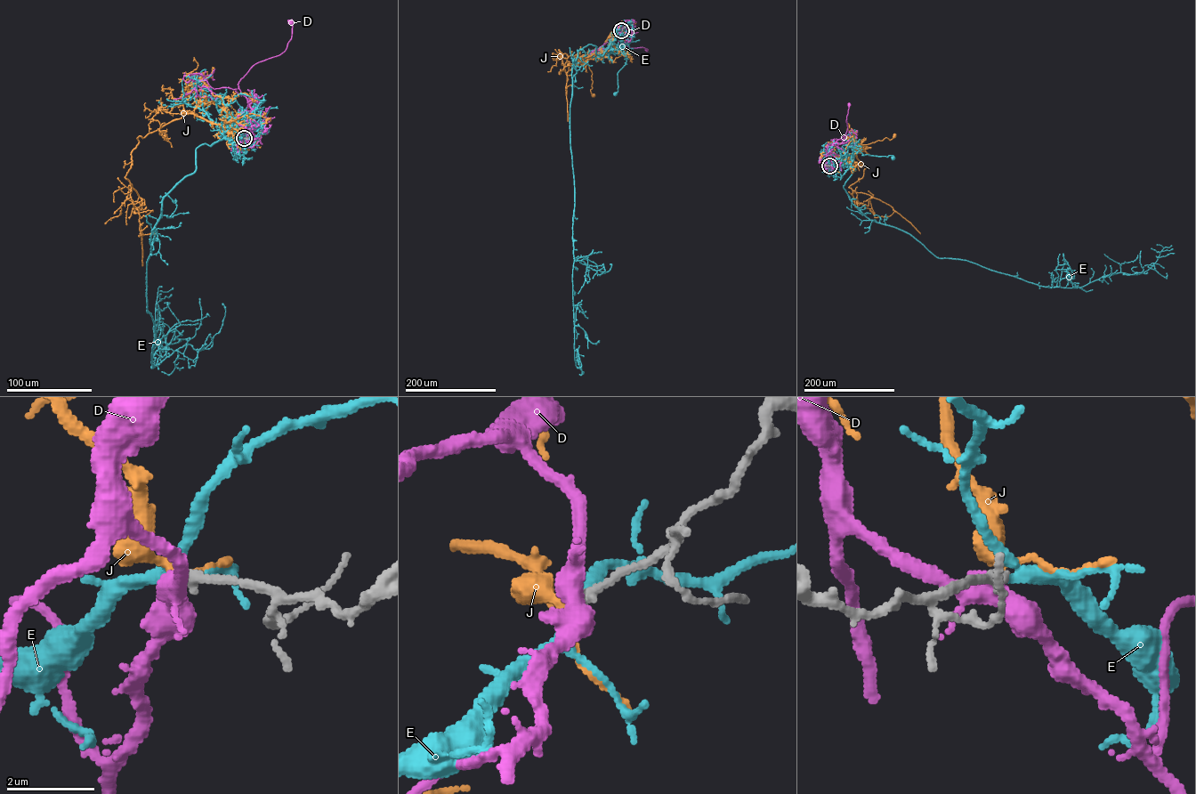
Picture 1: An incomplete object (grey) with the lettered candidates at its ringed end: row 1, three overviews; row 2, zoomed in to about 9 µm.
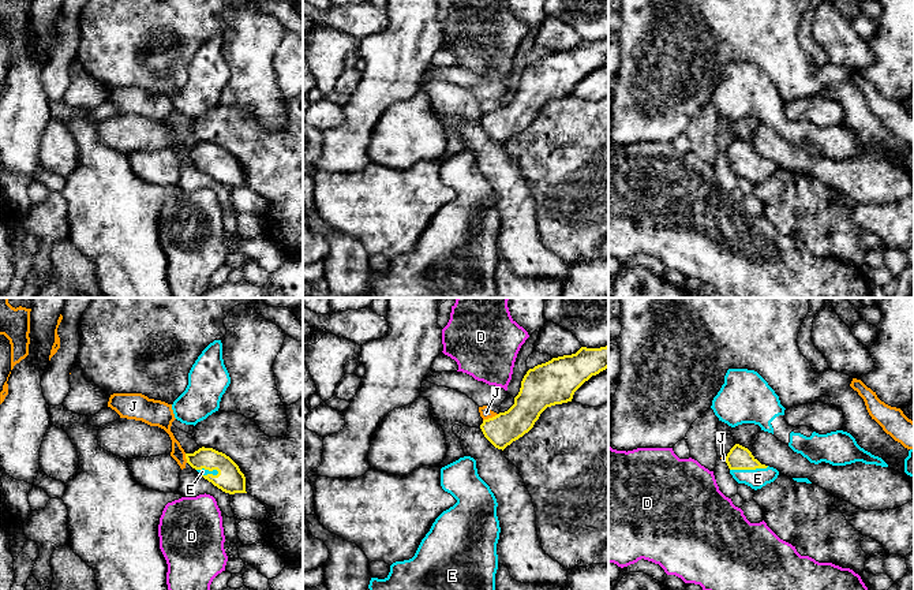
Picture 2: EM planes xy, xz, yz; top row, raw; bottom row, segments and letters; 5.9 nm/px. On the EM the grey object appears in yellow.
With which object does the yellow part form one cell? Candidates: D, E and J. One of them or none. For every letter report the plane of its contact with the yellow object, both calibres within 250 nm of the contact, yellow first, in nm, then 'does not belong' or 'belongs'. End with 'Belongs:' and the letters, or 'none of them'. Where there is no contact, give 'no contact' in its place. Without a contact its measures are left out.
D: no contact | does not belong
E: yz | 140/120 nm | belongs
J: xz | 190/70 nm | does not belong
Belongs: E

